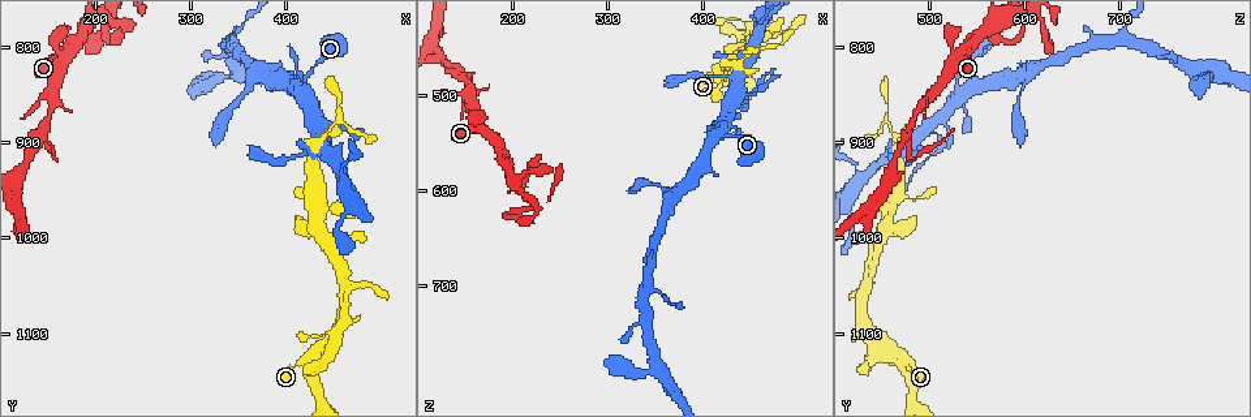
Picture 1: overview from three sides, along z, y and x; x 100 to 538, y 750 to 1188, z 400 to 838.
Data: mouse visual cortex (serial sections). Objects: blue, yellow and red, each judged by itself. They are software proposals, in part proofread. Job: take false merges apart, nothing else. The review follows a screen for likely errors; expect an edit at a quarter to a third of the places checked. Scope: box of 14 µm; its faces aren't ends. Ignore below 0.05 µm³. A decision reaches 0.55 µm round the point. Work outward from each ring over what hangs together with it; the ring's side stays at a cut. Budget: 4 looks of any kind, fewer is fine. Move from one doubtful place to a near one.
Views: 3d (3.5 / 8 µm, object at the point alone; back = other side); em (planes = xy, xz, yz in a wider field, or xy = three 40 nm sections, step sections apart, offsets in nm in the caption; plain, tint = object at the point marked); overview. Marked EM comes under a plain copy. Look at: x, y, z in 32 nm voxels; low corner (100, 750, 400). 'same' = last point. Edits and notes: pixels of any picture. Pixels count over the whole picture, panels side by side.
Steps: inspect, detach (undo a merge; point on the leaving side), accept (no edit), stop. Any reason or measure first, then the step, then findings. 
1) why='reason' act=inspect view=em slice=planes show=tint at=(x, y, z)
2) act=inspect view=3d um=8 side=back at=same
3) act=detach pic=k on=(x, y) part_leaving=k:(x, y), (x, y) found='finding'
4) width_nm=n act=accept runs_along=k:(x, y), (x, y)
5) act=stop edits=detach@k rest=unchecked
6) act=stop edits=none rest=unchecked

why='thin arm on a thick one' act=inspect view=3d um=3.5 at=(410, 835, 545)

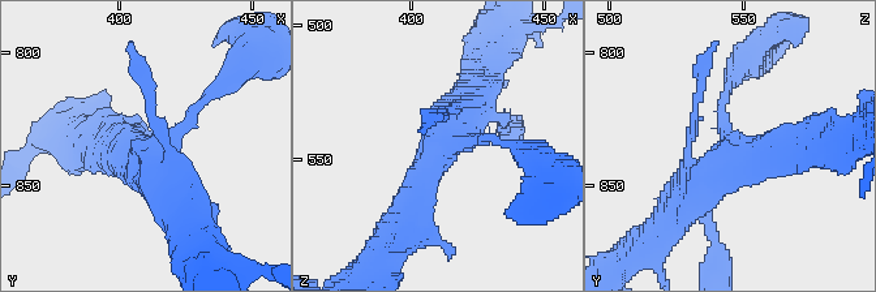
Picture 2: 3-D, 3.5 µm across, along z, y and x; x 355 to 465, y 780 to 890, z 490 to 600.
arms=4 arm_widths_nm=150,200,350,500 act=inspect view=em slice=planes show=tint at=(413, 839, 545)

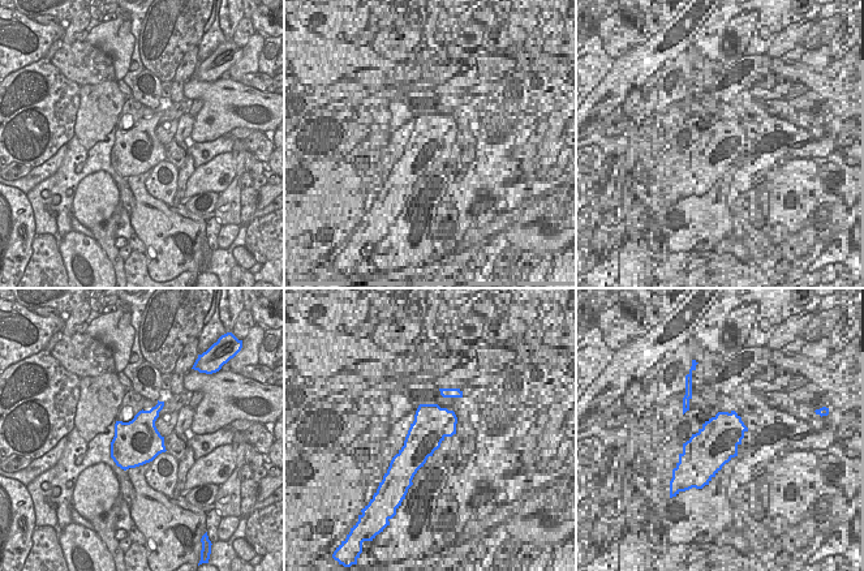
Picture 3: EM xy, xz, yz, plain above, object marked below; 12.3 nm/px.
act=accept found='one cell here'

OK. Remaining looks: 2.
why='abrupt turn' act=inspect view=em slice=xy step=5 show=tint at=(455, 1100, 440)

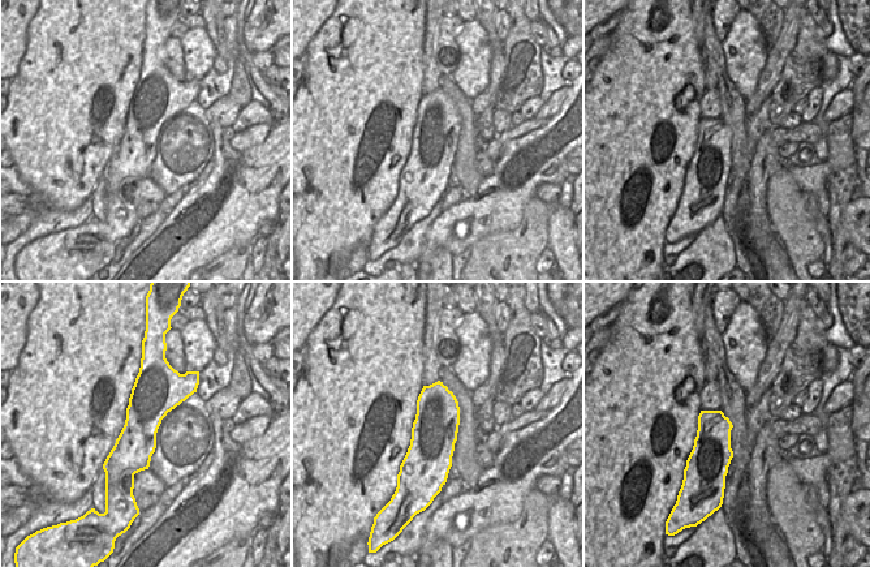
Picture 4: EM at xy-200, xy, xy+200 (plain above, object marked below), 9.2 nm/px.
why='wider look' act=inspect view=3d um=3.5 side=back at=same

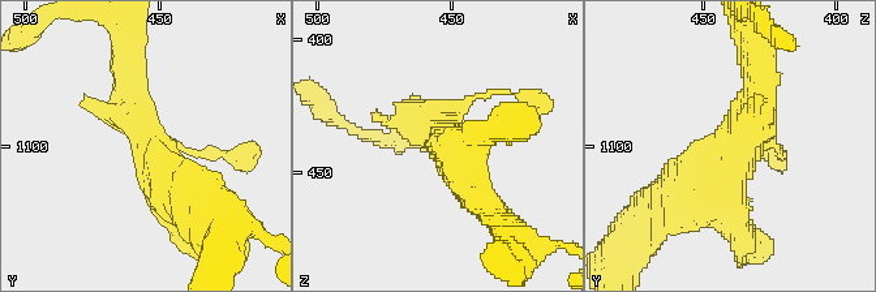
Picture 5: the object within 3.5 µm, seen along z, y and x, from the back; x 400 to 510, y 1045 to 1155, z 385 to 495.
act=accept found='all the same cell'

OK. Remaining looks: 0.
act=stop edits=none rest=unchecked

